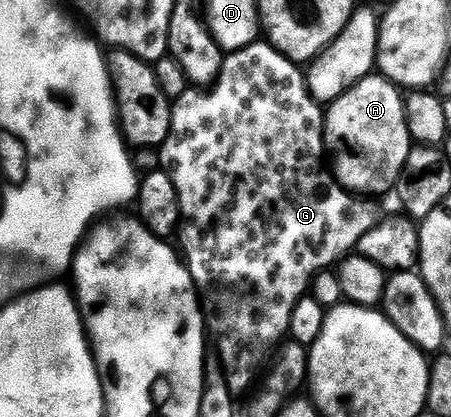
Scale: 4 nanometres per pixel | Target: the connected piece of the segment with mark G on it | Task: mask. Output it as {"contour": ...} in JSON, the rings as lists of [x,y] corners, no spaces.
{"contour":[[[256,43],[238,49],[236,53],[224,56],[223,66],[219,72],[219,80],[206,91],[199,87],[188,87],[181,99],[173,102],[171,107],[171,126],[169,135],[163,145],[158,146],[158,164],[163,172],[173,179],[173,187],[177,187],[177,199],[181,203],[181,220],[177,234],[178,248],[181,256],[195,280],[195,288],[199,290],[199,299],[205,314],[205,324],[213,351],[220,357],[225,383],[235,399],[241,398],[242,393],[252,392],[251,384],[263,365],[267,356],[272,356],[273,350],[288,336],[293,319],[293,307],[301,298],[308,296],[311,281],[323,269],[338,266],[344,257],[358,250],[359,240],[377,224],[374,200],[364,199],[351,190],[346,189],[329,168],[327,144],[323,138],[323,118],[325,109],[320,102],[313,99],[307,90],[307,78],[302,68],[295,66],[296,62],[286,53],[277,51],[274,44]]]}

